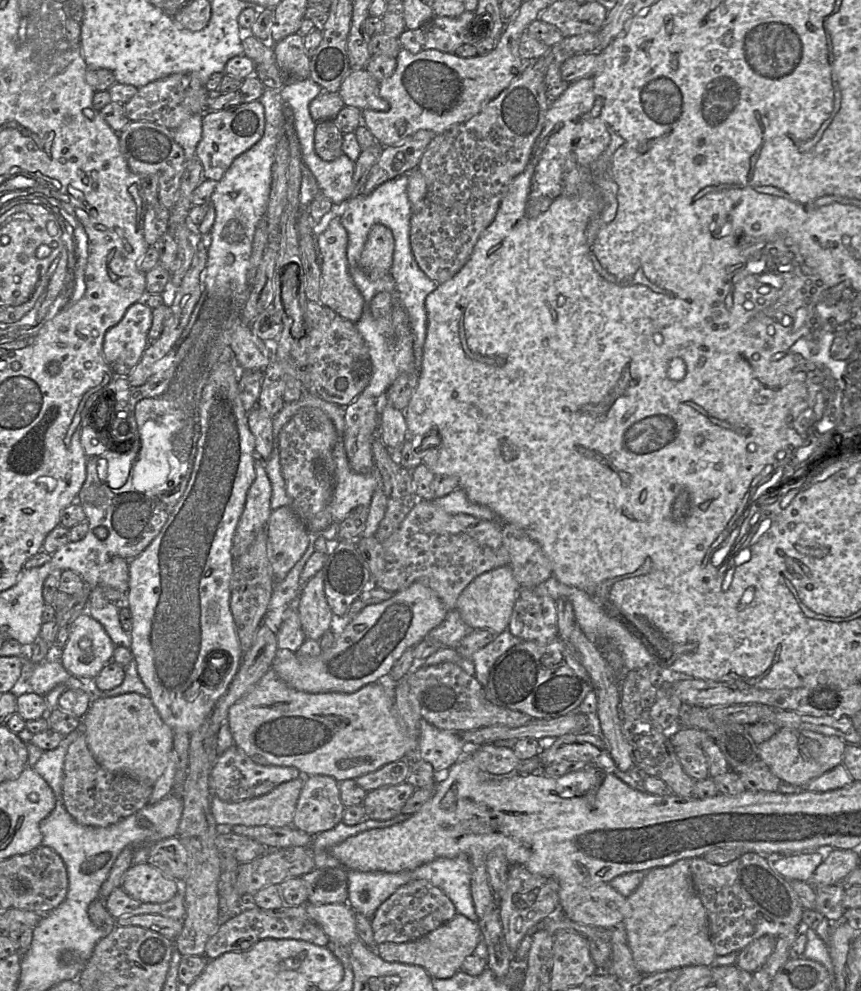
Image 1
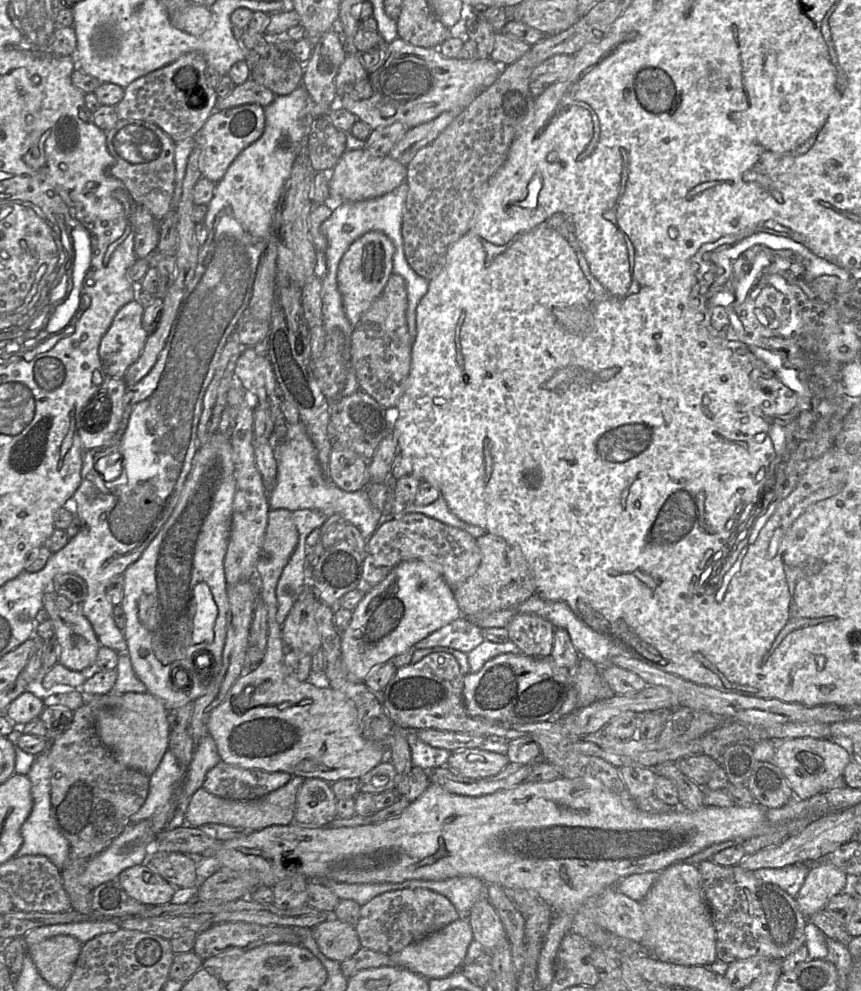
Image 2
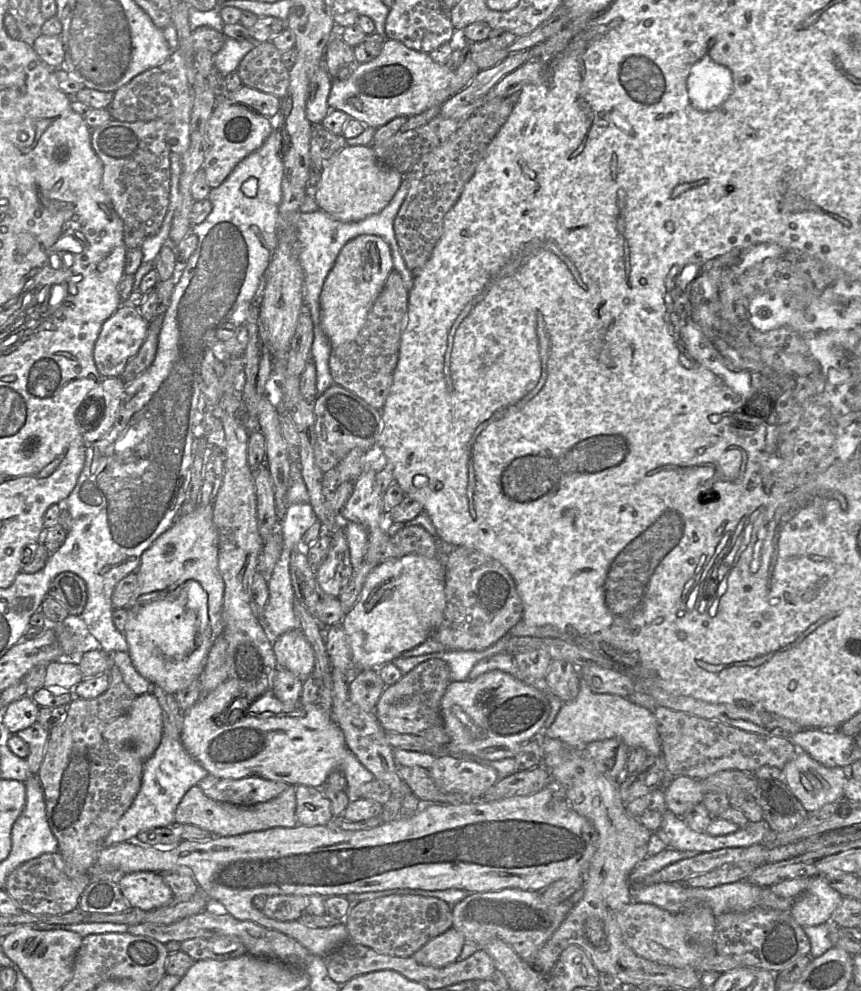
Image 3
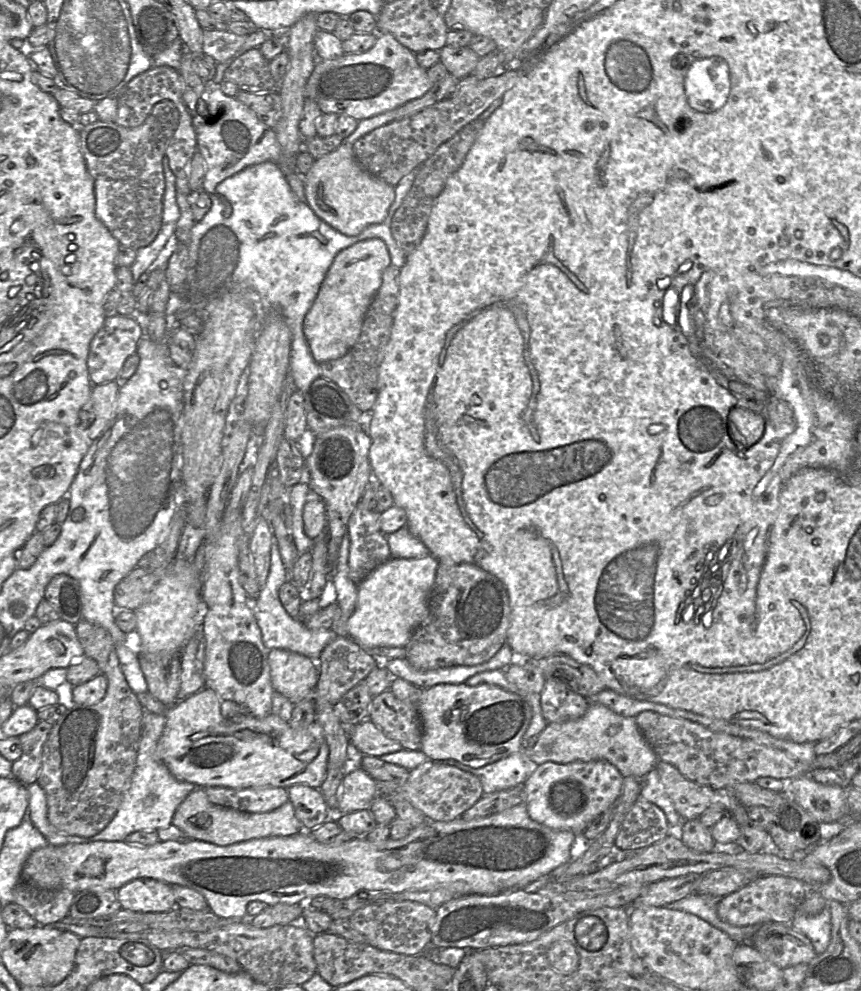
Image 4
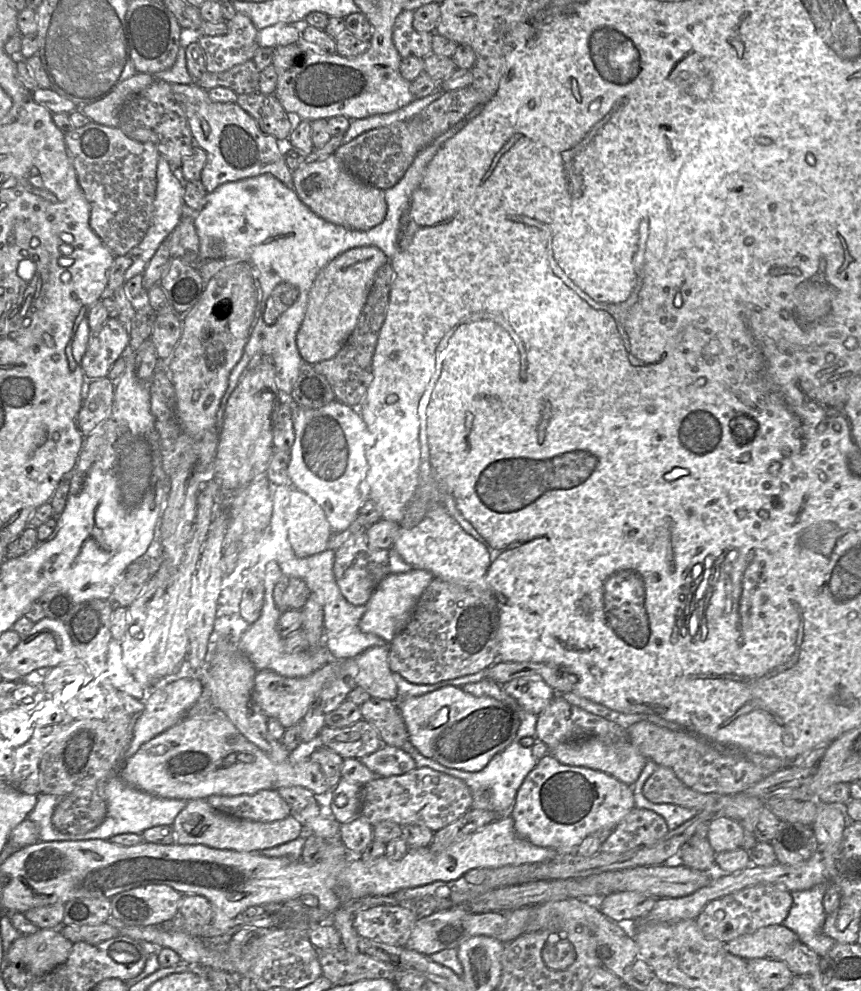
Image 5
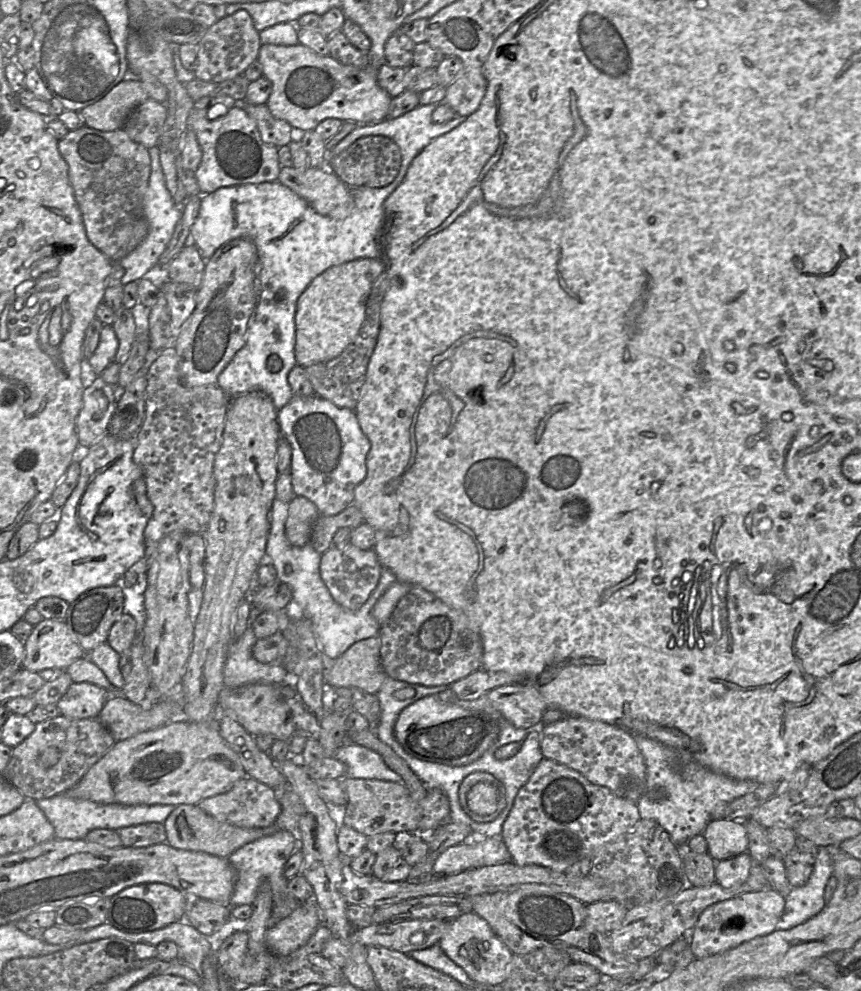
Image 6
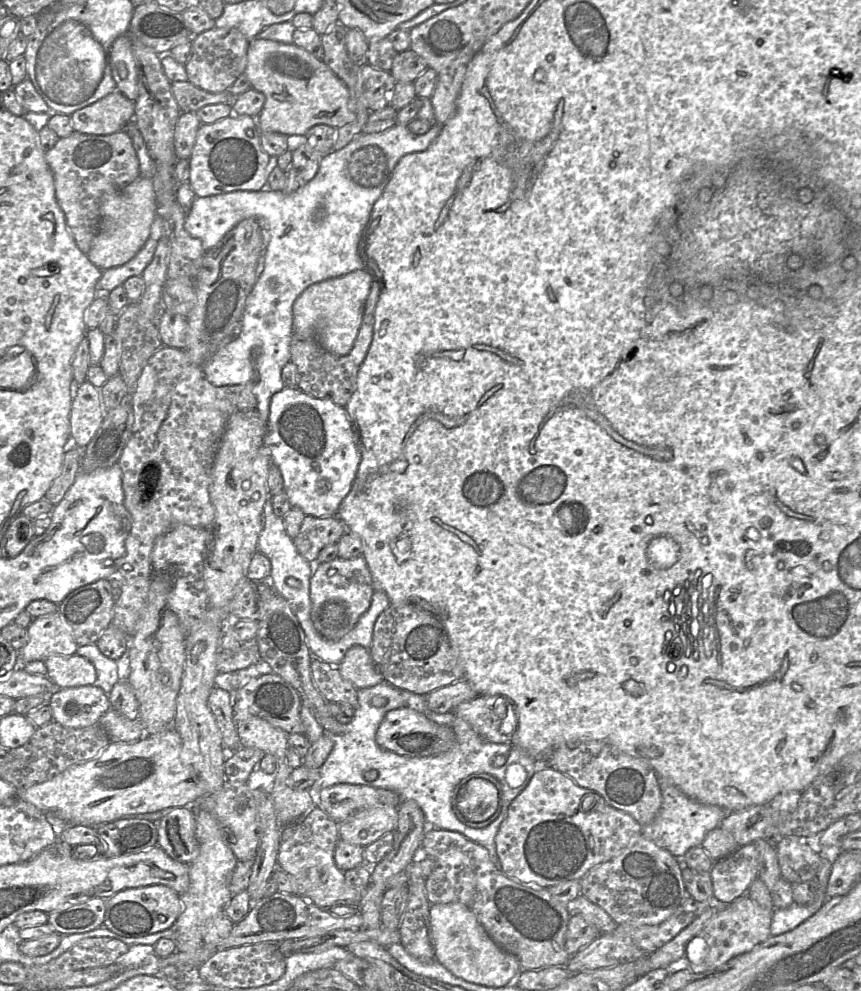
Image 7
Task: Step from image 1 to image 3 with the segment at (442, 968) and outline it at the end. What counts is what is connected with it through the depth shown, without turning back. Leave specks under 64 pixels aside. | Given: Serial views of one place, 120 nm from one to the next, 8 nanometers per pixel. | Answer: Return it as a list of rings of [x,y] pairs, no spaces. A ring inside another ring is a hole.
[[[451,927],[429,940],[411,956],[420,964],[443,967],[458,960],[465,942],[463,934]]]

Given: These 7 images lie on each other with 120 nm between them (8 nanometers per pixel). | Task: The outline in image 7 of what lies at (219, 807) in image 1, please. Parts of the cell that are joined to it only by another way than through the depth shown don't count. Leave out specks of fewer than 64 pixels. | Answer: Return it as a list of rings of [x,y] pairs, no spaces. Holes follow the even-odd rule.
[[[189,807],[172,808],[158,821],[158,843],[172,859],[190,864],[199,855],[195,817]]]

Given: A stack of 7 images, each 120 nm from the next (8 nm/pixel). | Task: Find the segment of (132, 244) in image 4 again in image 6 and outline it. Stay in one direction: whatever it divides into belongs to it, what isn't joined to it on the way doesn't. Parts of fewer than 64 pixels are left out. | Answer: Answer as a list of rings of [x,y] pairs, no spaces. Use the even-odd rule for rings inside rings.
[[[87,126],[69,131],[58,141],[58,150],[68,166],[68,176],[76,202],[81,211],[87,238],[110,261],[119,262],[128,255],[128,242],[138,218],[142,217],[142,204],[151,173],[148,149],[133,142],[121,128],[104,132]]]

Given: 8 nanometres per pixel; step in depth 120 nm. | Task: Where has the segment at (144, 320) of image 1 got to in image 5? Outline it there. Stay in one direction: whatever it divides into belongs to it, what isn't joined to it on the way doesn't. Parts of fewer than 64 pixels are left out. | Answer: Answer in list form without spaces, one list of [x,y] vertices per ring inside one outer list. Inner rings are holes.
[[[117,318],[108,319],[97,335],[92,335],[82,359],[82,370],[91,379],[106,378],[113,364],[129,346],[130,334]]]

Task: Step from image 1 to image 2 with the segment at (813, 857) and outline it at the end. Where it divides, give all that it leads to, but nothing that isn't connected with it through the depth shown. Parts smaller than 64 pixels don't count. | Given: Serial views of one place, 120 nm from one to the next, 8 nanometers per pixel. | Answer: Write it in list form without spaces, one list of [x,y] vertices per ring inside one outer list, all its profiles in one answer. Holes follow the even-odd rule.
[[[796,863],[781,868],[762,868],[753,872],[764,882],[777,885],[791,897],[796,897],[810,867],[808,863]]]

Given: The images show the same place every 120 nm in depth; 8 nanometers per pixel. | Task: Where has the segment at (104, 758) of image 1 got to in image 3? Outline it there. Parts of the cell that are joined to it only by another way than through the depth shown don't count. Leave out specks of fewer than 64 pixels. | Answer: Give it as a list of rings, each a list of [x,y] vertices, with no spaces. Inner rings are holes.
[[[149,691],[136,696],[129,712],[105,727],[103,737],[108,742],[133,747],[142,761],[145,761],[158,748],[163,729],[161,707]]]

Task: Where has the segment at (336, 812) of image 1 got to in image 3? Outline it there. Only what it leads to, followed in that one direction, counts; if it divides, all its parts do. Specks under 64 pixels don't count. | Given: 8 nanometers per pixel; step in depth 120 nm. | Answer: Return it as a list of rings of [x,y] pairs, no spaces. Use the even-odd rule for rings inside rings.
[[[298,785],[295,795],[296,818],[300,825],[325,826],[335,817],[321,788]]]

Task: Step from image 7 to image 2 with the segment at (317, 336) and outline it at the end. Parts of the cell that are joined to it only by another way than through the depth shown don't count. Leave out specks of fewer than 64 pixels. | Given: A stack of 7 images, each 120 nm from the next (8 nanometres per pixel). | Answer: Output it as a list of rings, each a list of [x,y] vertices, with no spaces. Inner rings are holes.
[[[374,230],[357,238],[341,258],[337,271],[337,285],[345,315],[353,328],[382,293],[393,273],[393,255],[394,245],[391,239],[383,232]]]

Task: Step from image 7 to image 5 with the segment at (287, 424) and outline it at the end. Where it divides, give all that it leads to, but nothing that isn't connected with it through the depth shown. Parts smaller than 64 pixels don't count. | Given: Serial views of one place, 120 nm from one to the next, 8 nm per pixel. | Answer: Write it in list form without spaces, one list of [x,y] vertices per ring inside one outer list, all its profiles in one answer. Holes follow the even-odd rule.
[[[334,401],[319,409],[294,407],[295,442],[290,450],[289,475],[293,488],[317,499],[335,533],[353,521],[362,500],[368,496],[365,453],[375,444],[360,413]]]

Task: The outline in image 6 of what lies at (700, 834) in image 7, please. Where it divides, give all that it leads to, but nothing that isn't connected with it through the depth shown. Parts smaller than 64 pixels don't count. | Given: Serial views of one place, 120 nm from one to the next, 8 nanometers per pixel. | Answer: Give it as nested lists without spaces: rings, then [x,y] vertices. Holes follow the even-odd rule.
[[[634,736],[646,764],[647,792],[637,802],[640,817],[656,821],[682,850],[693,836],[703,833],[711,821],[723,818],[730,802],[758,785],[713,772],[656,740]]]

